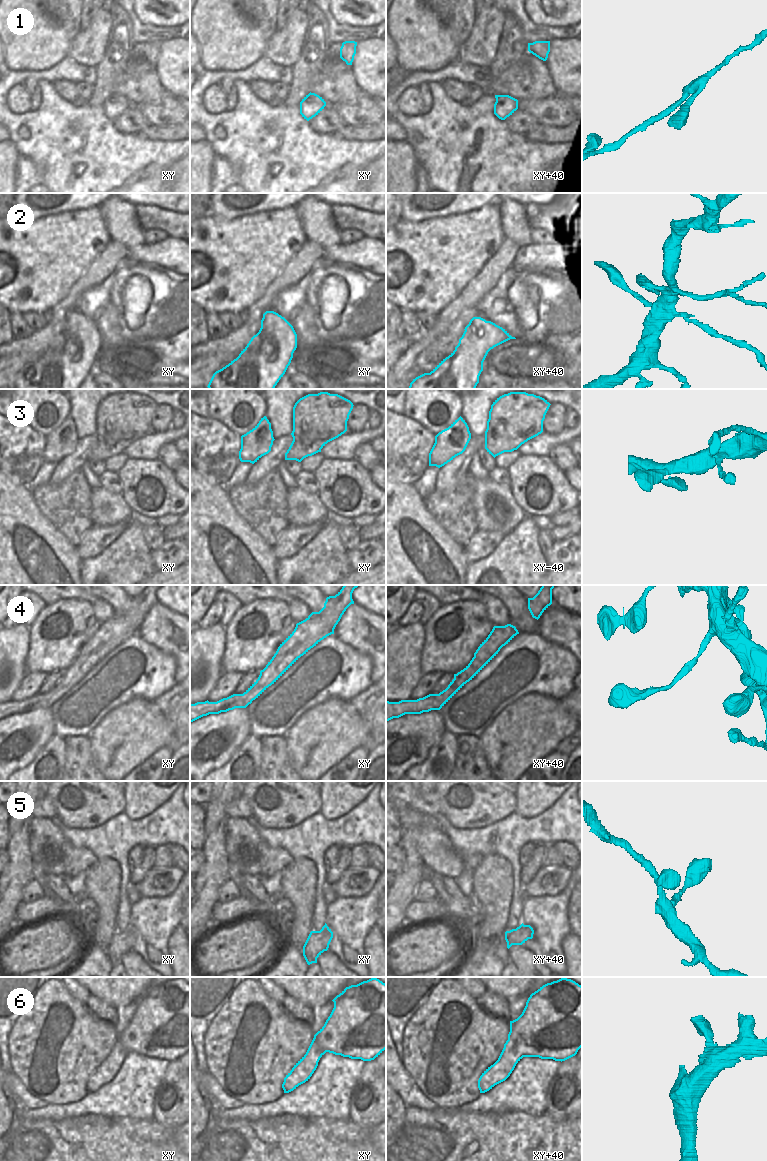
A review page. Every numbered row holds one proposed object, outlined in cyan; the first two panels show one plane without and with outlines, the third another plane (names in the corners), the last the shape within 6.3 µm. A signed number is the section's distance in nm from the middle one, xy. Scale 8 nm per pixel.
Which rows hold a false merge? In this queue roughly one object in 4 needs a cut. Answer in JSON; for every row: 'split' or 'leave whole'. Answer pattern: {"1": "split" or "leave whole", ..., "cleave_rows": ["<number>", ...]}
{"1": "leave whole", "2": "split", "3": "leave whole", "4": "leave whole", "5": "leave whole", "6": "leave whole", "cleave_rows": ["2"]}

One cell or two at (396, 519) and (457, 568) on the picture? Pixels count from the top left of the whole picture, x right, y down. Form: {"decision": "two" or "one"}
{"decision": "one"}

